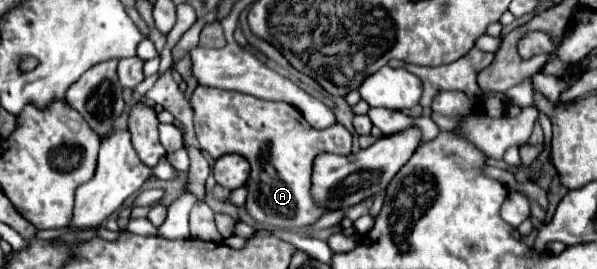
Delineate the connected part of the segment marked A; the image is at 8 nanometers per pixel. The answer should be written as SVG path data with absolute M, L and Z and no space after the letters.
M197 86L191 98L201 148L213 158L235 152L249 160L251 178L245 184L249 190L245 210L253 220L275 228L305 228L323 214L311 200L311 166L319 152L351 154L353 136L345 126L315 130L303 122L303 116L291 104L265 102L211 86Z

